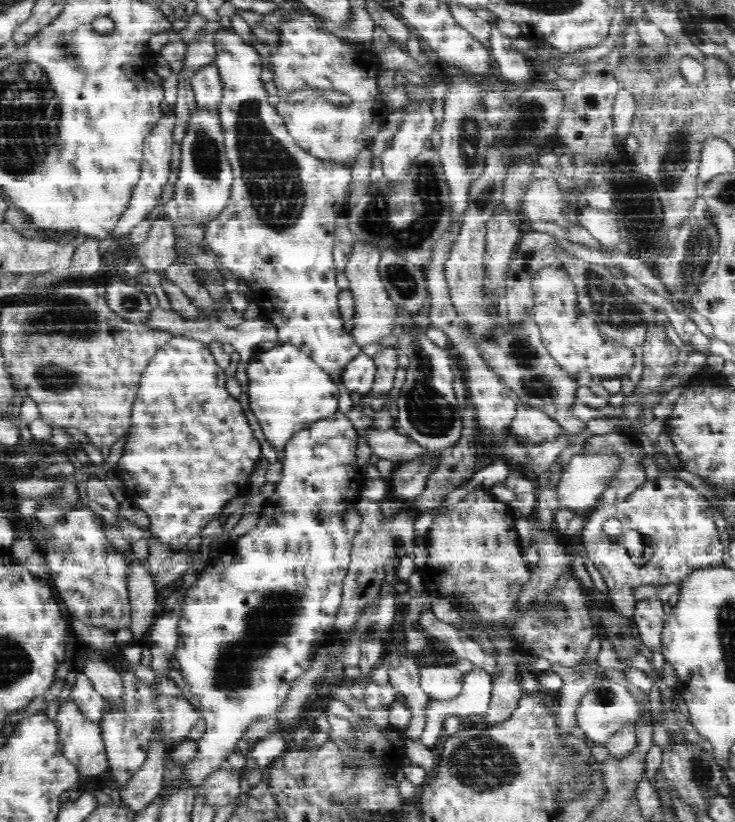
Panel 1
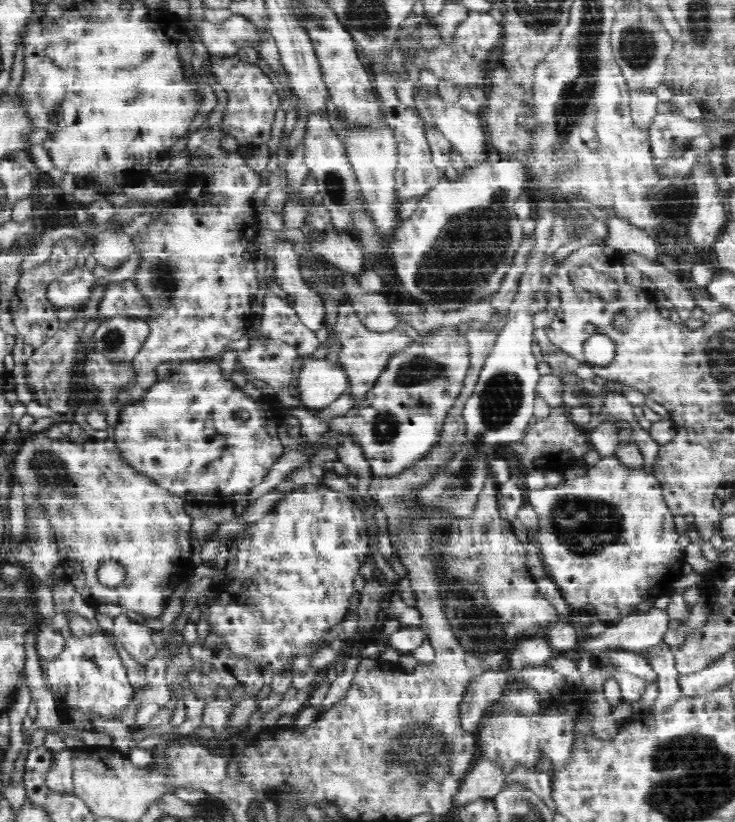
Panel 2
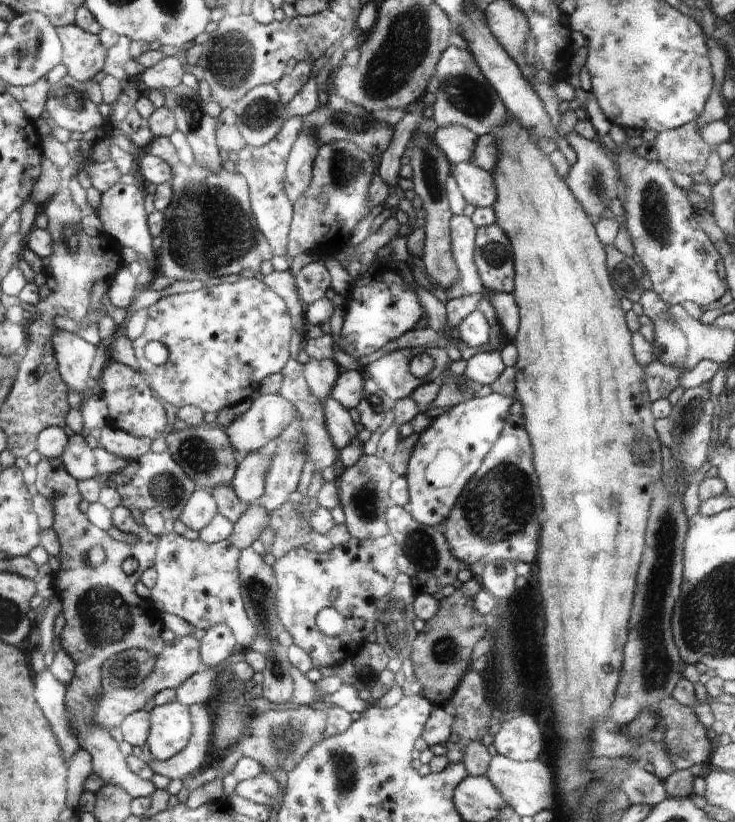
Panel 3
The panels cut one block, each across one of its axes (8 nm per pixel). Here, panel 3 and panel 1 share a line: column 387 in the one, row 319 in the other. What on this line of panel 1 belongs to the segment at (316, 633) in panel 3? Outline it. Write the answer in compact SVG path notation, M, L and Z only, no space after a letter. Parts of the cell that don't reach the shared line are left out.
M544 267L533 276L534 318L540 324L548 352L552 352L552 356L558 360L560 368L564 368L570 376L588 372L594 379L626 376L636 360L634 352L612 342L610 337L602 336L596 322L586 314L580 314L574 281L566 269Z

